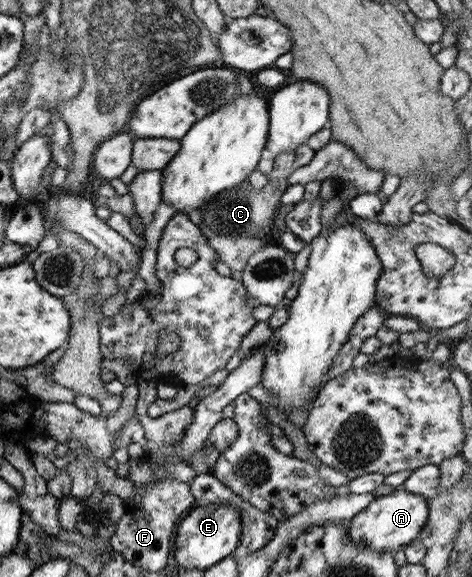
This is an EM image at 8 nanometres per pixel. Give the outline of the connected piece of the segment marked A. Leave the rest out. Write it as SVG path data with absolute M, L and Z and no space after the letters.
M394 488L387 495L374 497L362 511L351 517L348 538L367 552L388 552L392 555L417 537L428 515L428 499L424 496Z

